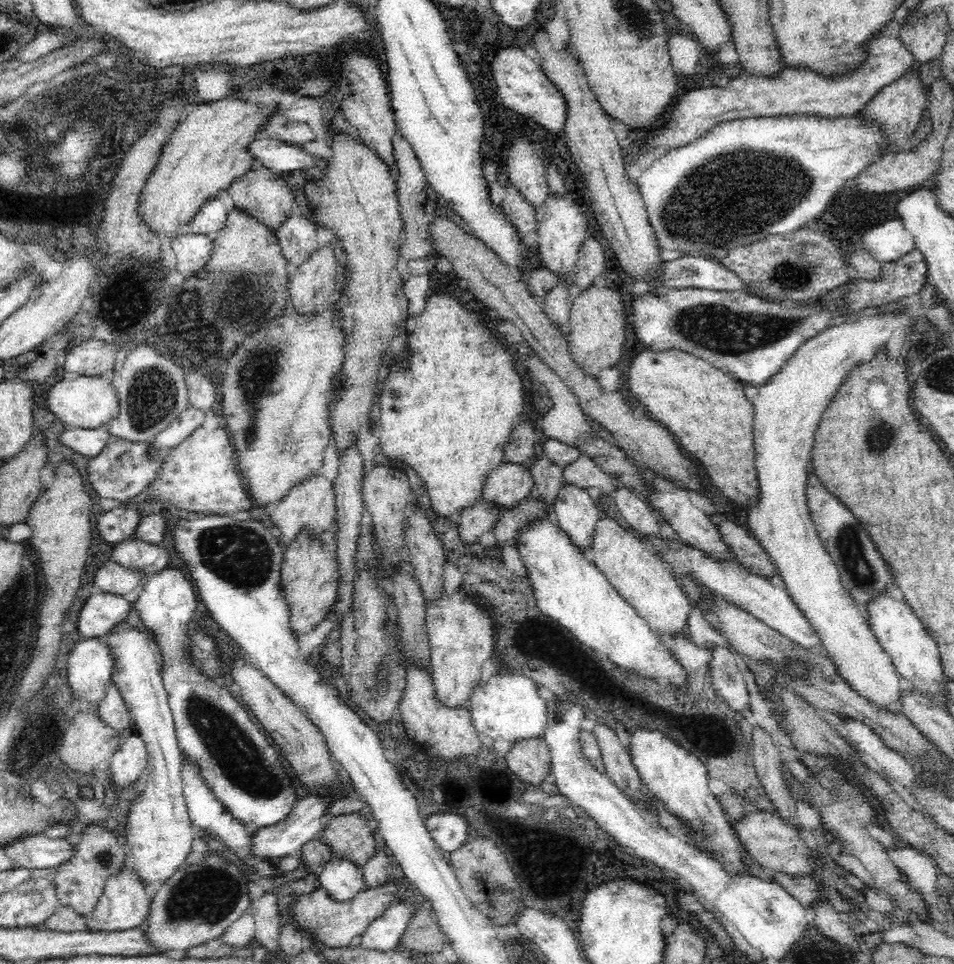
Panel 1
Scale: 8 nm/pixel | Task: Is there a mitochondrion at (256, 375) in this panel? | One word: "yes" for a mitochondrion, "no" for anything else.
yes

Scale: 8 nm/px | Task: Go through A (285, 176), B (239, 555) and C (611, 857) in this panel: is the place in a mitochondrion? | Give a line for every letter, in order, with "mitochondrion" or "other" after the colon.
A: other
B: mitochondrion
C: other

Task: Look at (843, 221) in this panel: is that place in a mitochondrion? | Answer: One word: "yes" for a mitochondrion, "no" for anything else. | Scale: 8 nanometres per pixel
no

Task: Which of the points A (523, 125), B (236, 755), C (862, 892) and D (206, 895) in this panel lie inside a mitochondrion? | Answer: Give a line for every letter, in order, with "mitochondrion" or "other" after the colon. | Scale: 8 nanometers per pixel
A: other
B: mitochondrion
C: other
D: mitochondrion

